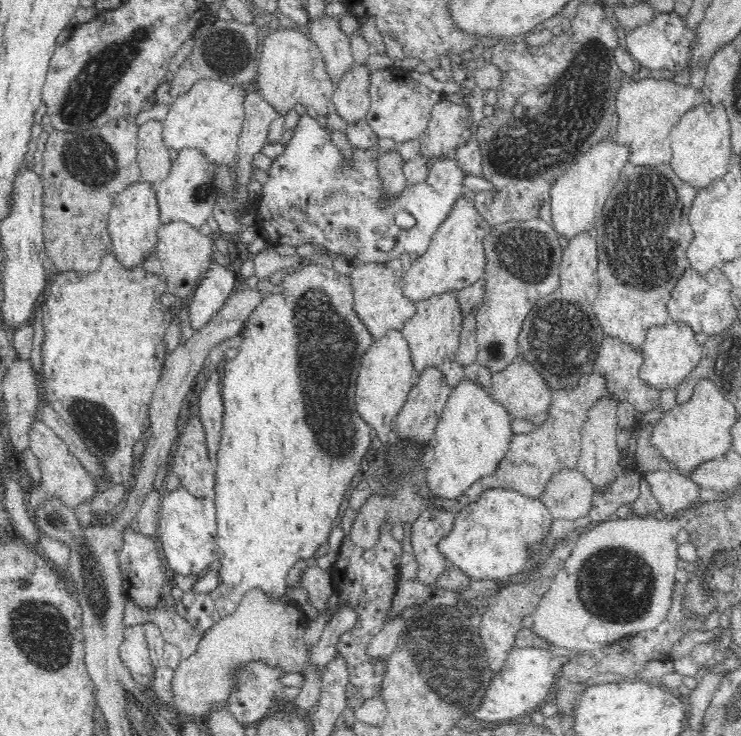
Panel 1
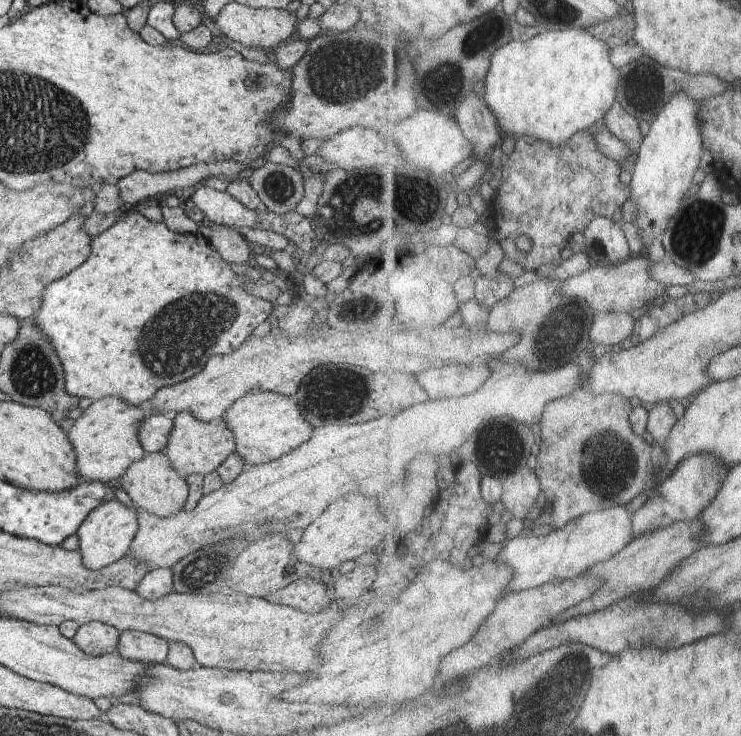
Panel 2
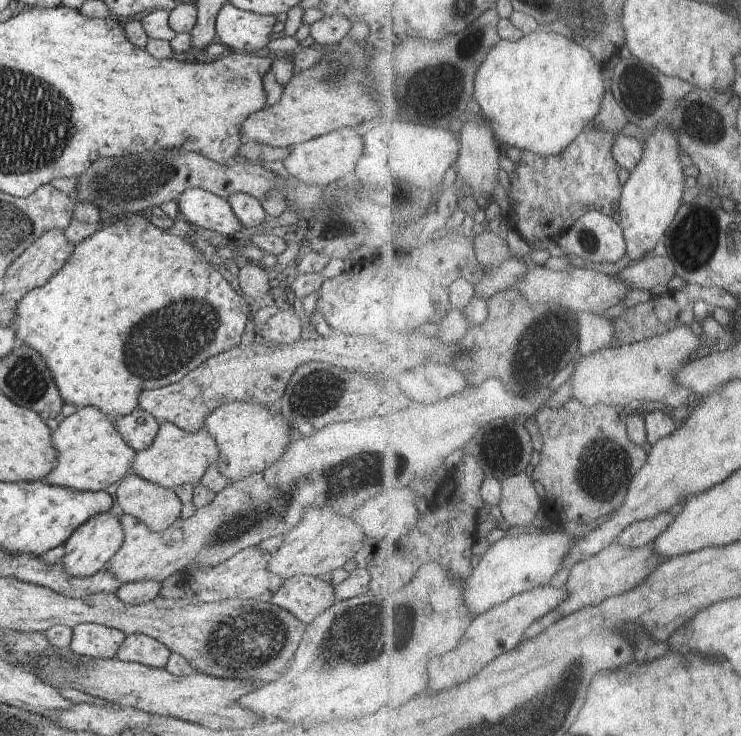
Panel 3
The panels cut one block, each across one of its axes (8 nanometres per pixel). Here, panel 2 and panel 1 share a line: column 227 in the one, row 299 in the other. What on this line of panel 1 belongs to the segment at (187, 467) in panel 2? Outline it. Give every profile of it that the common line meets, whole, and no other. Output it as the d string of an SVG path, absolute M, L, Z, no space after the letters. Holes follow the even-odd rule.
M446 291L415 303L416 312L401 328L401 333L410 347L416 376L428 367L440 367L446 359L454 358L458 352L463 318L457 293Z

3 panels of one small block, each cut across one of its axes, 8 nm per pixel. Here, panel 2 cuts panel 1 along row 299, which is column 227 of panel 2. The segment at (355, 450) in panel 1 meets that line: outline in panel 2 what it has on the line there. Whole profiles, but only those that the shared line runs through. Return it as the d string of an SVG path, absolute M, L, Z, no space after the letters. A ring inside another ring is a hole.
M138 206L135 211L123 214L112 228L108 228L106 232L92 237L88 260L78 268L75 268L70 274L52 282L44 290L44 294L42 294L42 306L33 315L33 318L34 322L36 322L36 328L48 338L48 342L56 350L56 356L60 358L60 364L64 368L66 392L68 394L72 394L72 396L78 399L92 398L92 401L97 401L108 396L116 396L116 398L122 398L126 404L141 406L149 403L154 394L161 388L184 382L200 374L204 370L206 363L213 356L230 354L234 350L238 350L242 346L242 343L251 337L250 334L252 334L256 327L271 318L274 309L272 302L248 293L244 288L245 283L252 284L252 280L243 273L238 275L233 265L230 262L226 262L220 256L220 253L208 239L206 231L199 231L195 234L181 234L169 229L164 220L150 221L146 219L139 212ZM172 338L174 338L174 348L176 348L176 360L174 360L174 364L172 364L172 348L170 348Z

